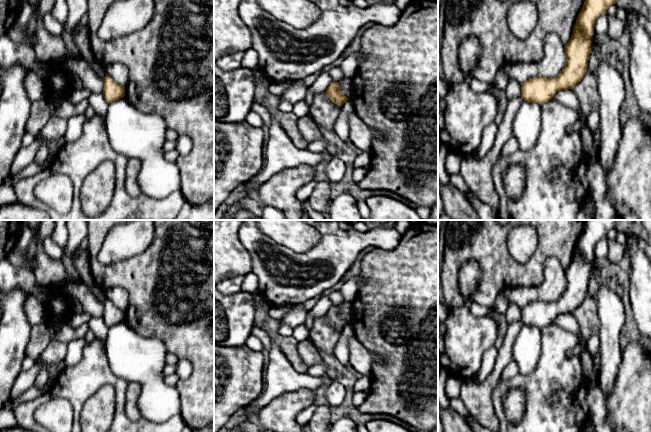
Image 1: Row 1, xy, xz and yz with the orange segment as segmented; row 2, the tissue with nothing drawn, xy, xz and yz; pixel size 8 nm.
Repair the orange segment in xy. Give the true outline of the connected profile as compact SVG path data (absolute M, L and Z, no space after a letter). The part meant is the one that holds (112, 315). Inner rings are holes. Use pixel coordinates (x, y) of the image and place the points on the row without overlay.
M106 297L102 318L105 324L110 328L125 320L125 311L119 309Z

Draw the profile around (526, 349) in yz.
M522 325L512 348L512 360L519 368L519 374L528 375L536 366L541 349L541 329Z

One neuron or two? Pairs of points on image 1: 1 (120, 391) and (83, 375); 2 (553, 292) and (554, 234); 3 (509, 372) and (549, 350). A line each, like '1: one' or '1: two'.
1: one
2: two
3: two

